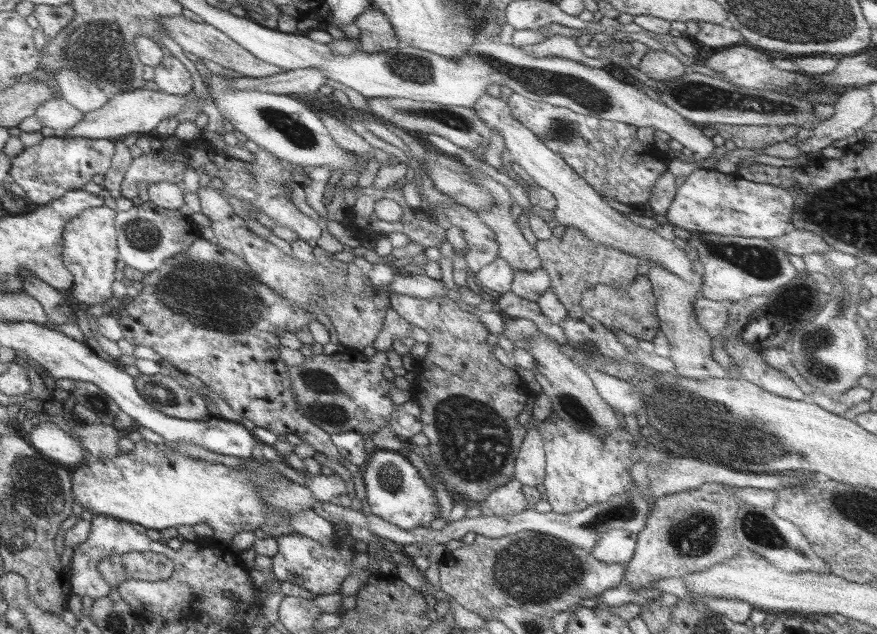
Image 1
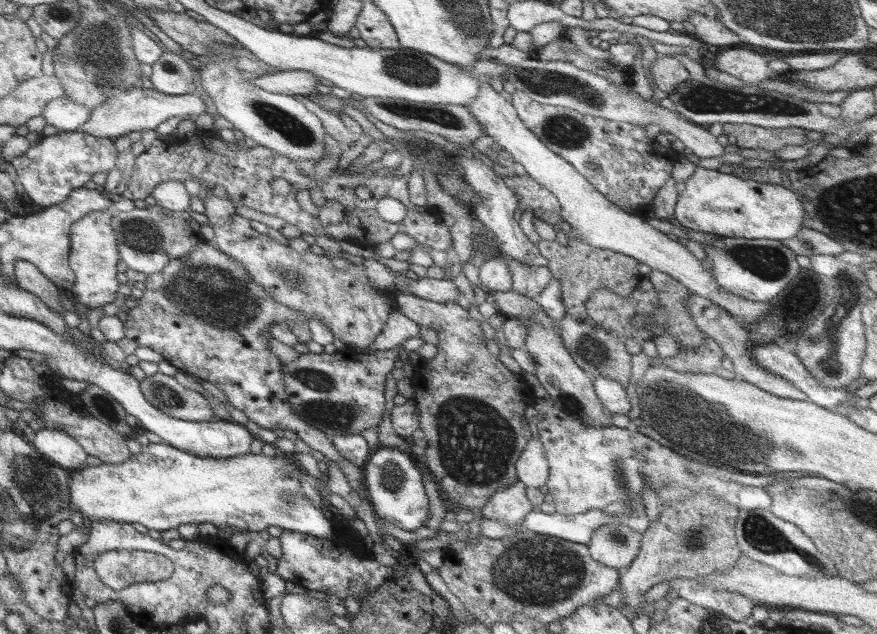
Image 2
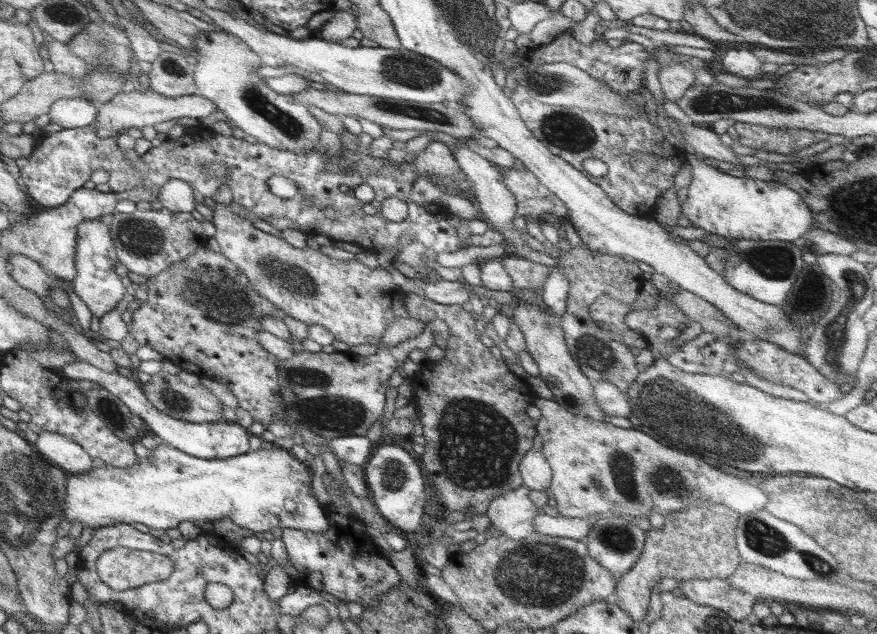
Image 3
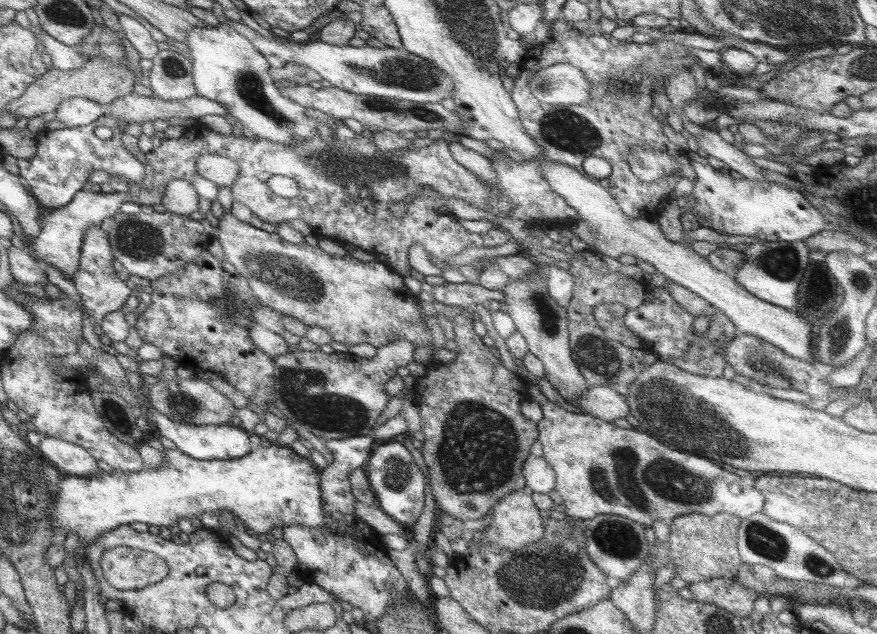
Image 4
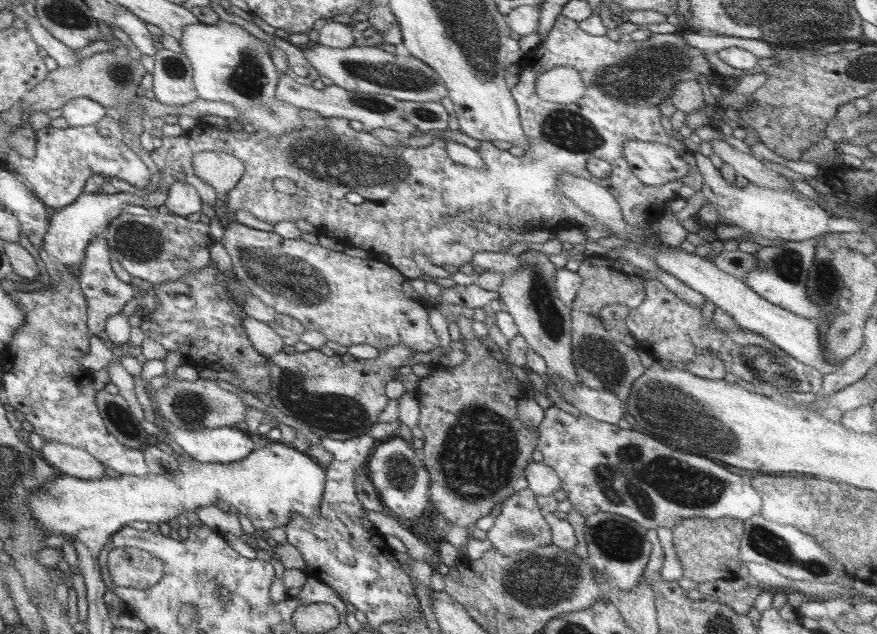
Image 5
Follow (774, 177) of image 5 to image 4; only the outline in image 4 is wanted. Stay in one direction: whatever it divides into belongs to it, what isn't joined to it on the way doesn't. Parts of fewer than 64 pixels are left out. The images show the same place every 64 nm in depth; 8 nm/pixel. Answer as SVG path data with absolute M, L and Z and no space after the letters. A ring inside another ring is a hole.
M701 130L697 136L691 136L689 134L689 140L695 140L697 144L697 150L705 152L707 158L715 158L719 162L723 162L729 170L735 170L739 172L745 180L759 180L759 182L765 182L759 174L759 168L751 164L751 160L741 154L735 146L723 142L719 138L719 132L709 132L709 130Z

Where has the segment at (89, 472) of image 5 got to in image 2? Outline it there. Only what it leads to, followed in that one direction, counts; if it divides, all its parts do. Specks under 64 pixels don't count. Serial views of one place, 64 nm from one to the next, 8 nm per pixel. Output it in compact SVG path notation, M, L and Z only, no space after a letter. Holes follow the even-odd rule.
M43 426L39 432L35 432L29 444L35 448L35 452L43 454L47 460L57 464L61 470L79 472L87 468L85 450L63 430Z

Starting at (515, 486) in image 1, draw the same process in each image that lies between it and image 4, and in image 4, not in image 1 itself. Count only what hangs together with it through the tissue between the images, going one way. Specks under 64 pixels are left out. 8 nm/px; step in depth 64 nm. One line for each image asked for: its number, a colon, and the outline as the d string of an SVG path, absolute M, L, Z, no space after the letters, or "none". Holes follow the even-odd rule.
2: M515 482L509 488L495 492L487 500L487 504L479 510L479 516L481 518L497 518L509 526L515 526L531 510L533 510L533 504L527 500L525 486L521 482Z
3: M519 486L493 498L485 510L485 516L499 532L499 538L519 542L535 532L531 520L537 512L537 506L529 500L529 488Z
4: M521 488L505 494L491 510L485 540L497 548L521 548L545 536L543 518L531 500L533 490Z

